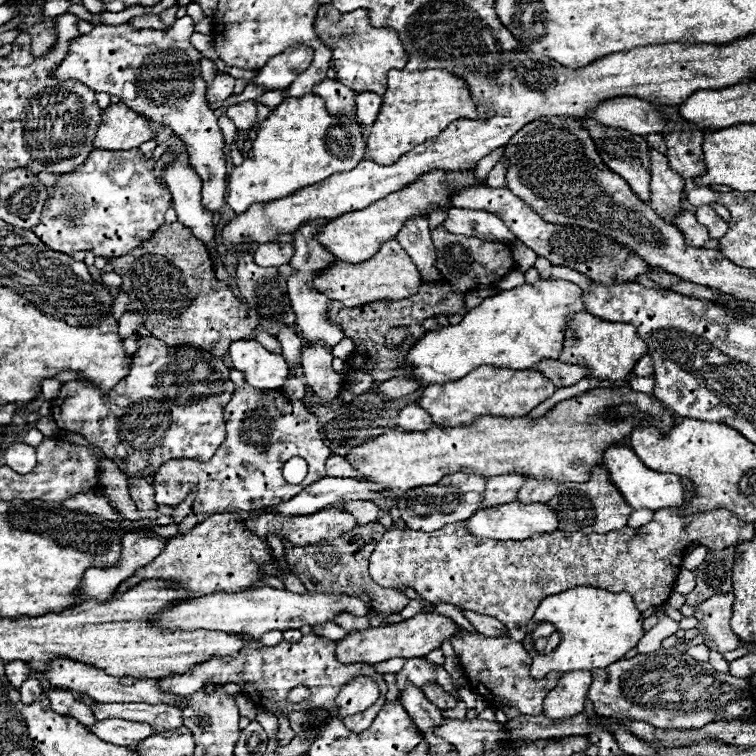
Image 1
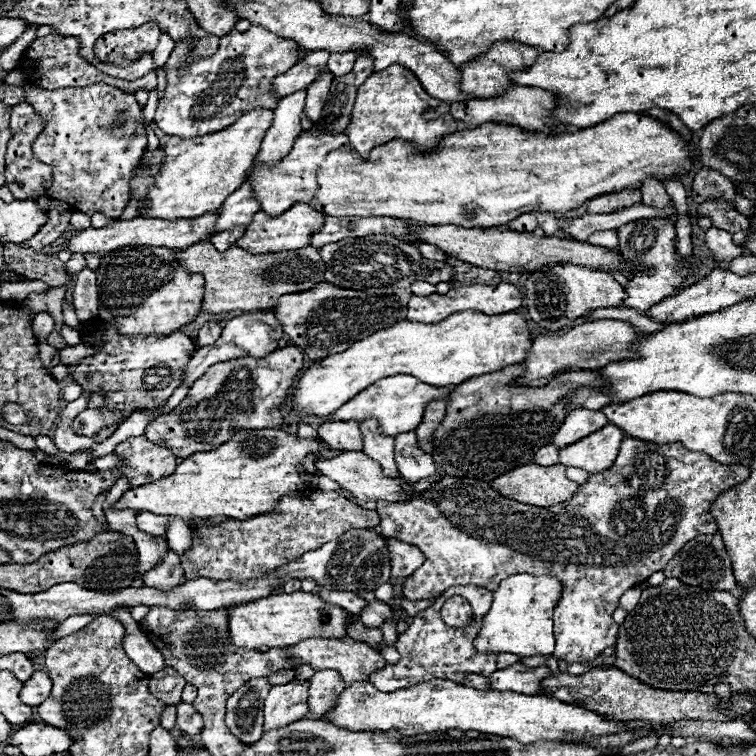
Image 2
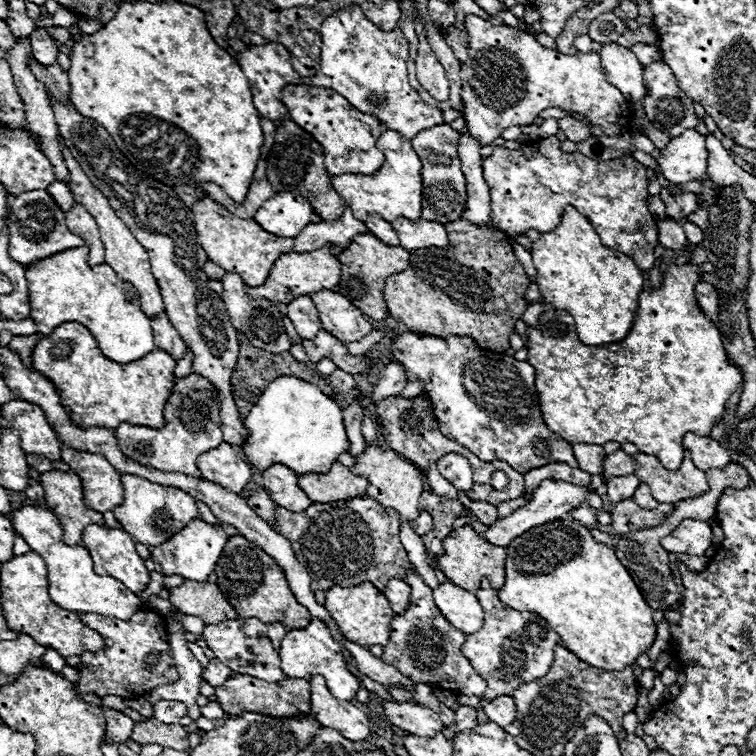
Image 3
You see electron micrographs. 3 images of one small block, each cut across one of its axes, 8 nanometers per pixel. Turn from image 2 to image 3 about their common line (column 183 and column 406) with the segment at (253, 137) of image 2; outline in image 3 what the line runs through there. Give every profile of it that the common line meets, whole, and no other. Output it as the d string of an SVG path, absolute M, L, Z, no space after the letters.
M386 130L380 140L376 140L376 146L384 152L386 162L384 166L372 174L372 176L362 176L362 174L342 174L342 176L332 176L332 188L344 198L346 206L352 208L354 216L358 220L366 220L368 214L380 214L384 220L392 222L400 216L408 220L418 220L422 206L422 178L420 178L420 158L416 156L412 144L408 138L394 130Z

